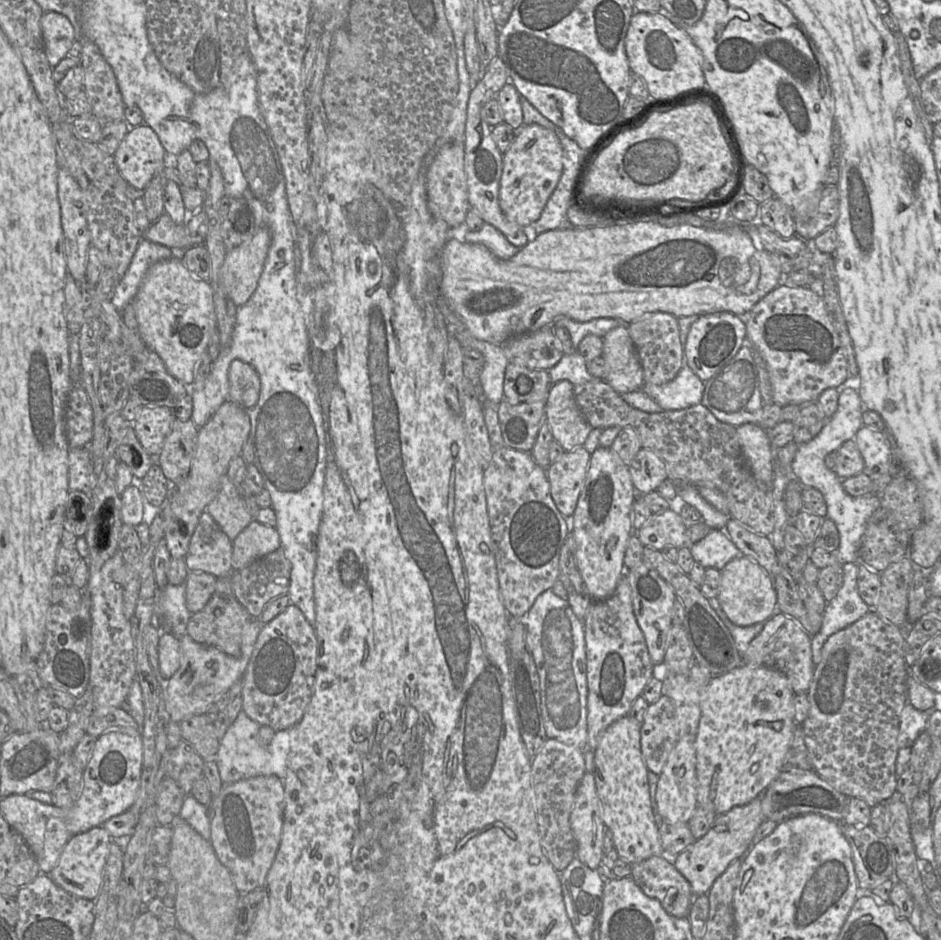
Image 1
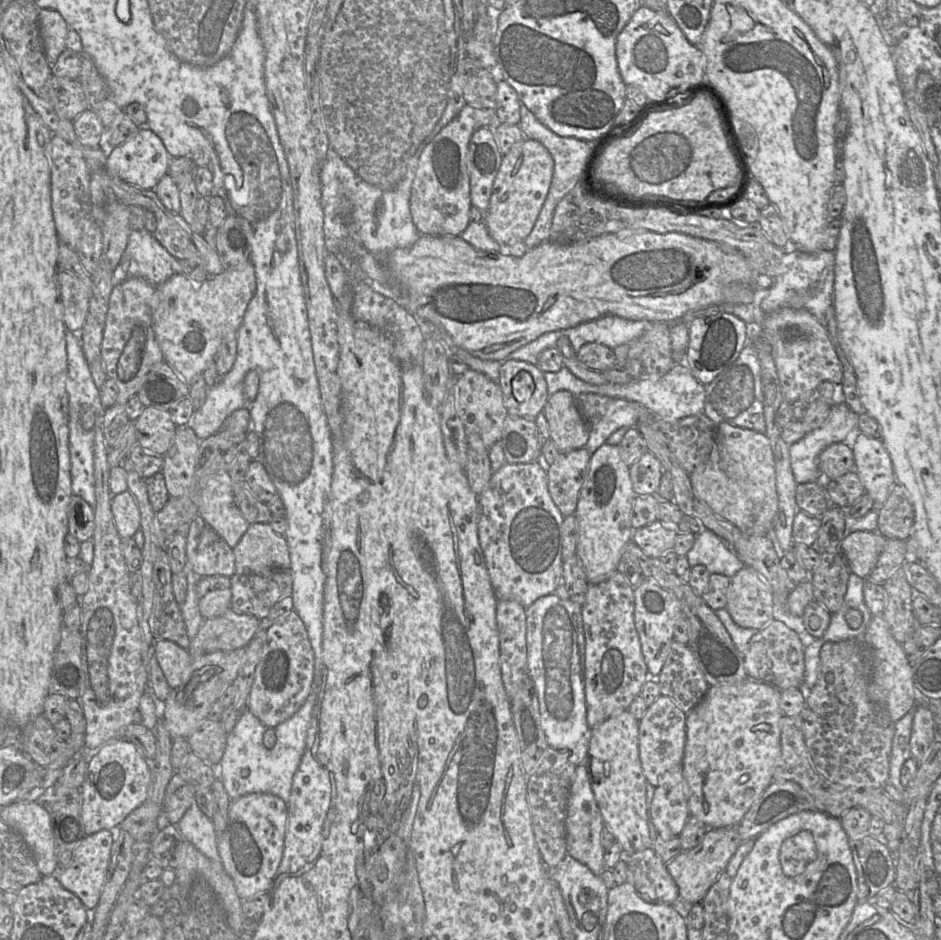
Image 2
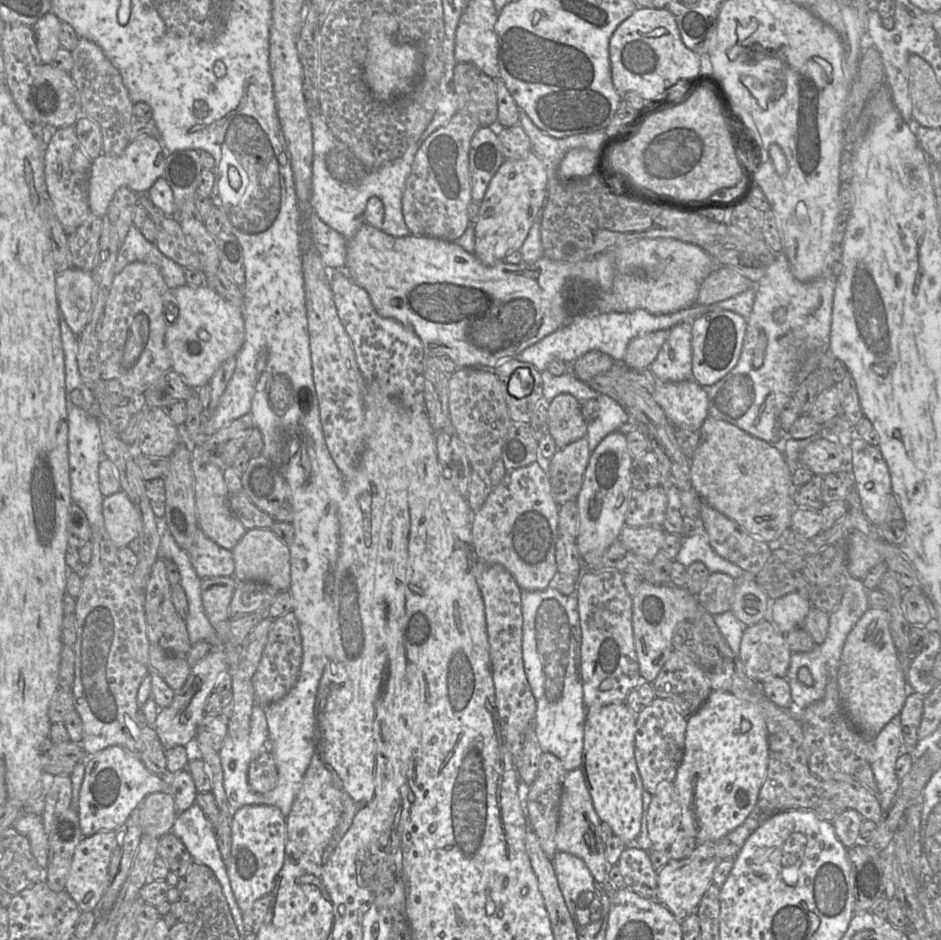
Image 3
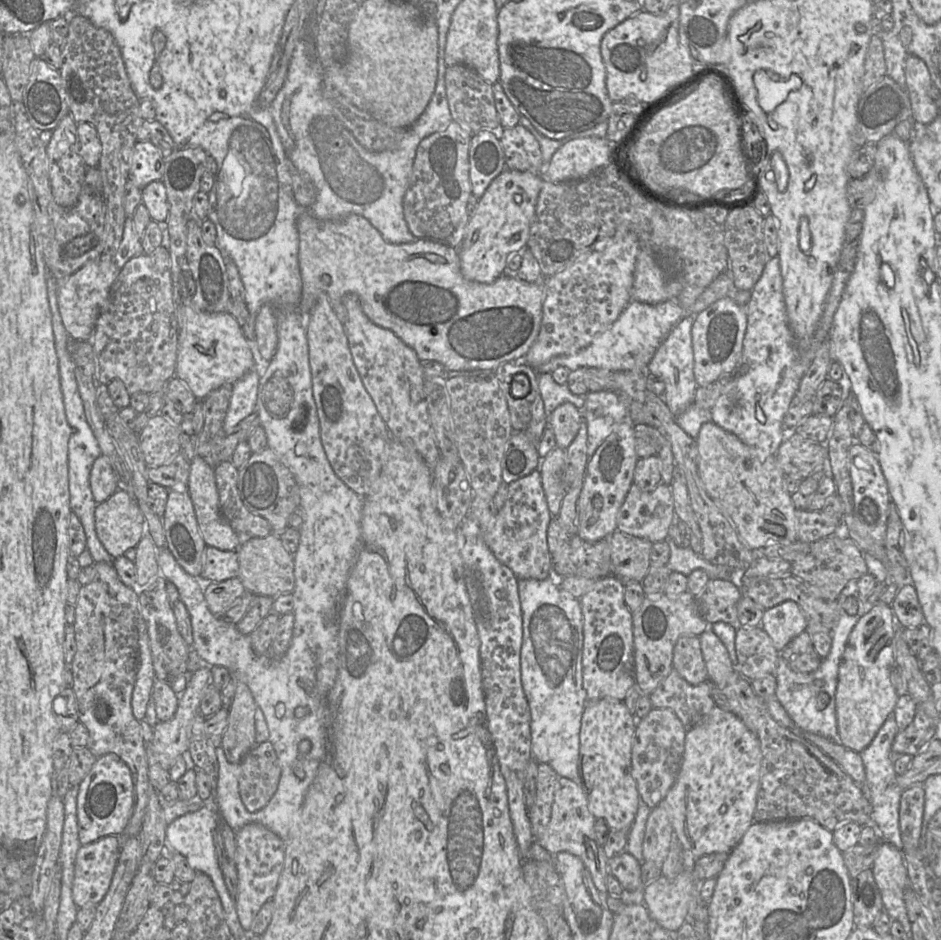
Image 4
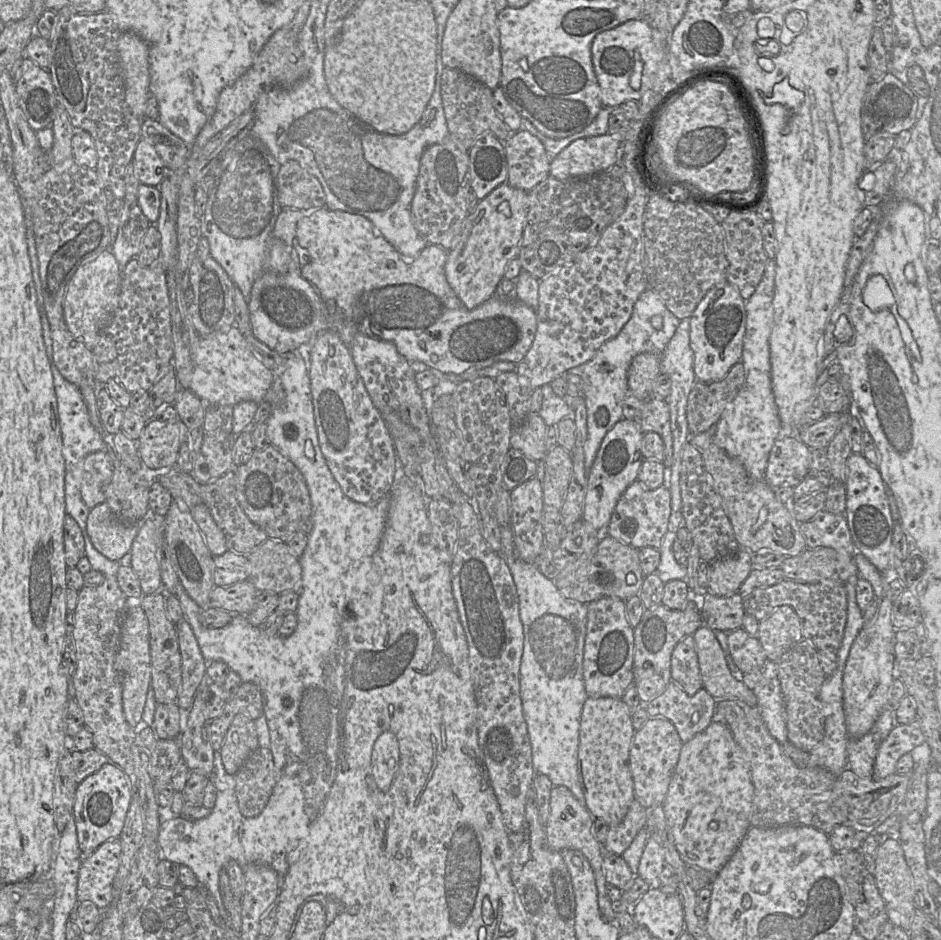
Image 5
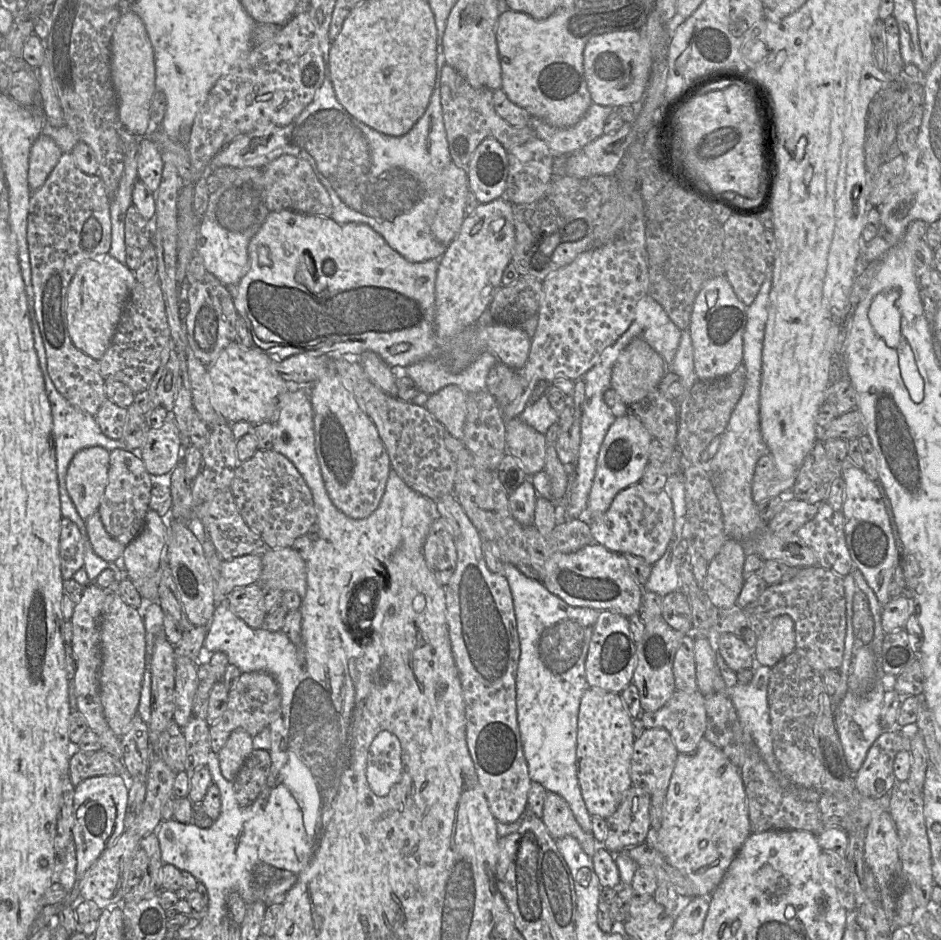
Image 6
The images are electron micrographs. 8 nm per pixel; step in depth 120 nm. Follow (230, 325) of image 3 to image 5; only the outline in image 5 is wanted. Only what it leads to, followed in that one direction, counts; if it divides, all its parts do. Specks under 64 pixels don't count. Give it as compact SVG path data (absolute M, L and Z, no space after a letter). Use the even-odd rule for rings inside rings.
M234 325L227 332L197 336L197 347L192 354L193 374L189 389L204 403L236 405L242 401L263 401L273 382L273 373L252 352L246 337Z

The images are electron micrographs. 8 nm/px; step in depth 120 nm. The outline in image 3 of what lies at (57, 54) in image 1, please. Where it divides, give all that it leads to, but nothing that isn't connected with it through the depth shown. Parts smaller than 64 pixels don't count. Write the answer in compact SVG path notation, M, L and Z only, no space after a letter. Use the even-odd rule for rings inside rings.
M48 12L32 26L42 64L51 64L61 47L59 42L61 24L62 21L56 15Z

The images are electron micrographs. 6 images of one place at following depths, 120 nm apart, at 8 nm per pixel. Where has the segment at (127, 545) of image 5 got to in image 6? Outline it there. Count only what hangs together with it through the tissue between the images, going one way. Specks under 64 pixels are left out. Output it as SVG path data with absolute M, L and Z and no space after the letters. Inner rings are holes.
M98 512L89 516L85 523L88 541L95 554L107 562L116 561L126 546L107 533Z

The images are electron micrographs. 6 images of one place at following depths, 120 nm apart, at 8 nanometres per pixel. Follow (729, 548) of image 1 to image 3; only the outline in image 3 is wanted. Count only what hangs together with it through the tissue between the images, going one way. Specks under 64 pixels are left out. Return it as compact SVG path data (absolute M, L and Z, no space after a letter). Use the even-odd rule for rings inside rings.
M700 519L696 520L696 527L693 531L683 535L681 548L675 559L685 567L694 562L702 562L710 574L721 572L735 580L742 578L746 574L743 569L714 552Z

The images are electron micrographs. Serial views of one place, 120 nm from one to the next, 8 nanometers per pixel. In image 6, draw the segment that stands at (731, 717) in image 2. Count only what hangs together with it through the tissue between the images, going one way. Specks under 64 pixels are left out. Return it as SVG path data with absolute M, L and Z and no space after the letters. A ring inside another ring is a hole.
M704 737L701 738L697 749L693 753L678 753L676 763L665 795L661 826L659 829L654 829L650 827L645 842L650 847L660 852L671 866L680 870L688 877L688 879L692 882L694 887L694 897L711 895L711 893L722 880L725 872L727 871L737 852L739 851L739 849L744 844L744 842L750 834L751 831L749 822L748 801L740 769L737 768L734 764L732 764L728 757L719 748L717 748L714 744L709 742Z

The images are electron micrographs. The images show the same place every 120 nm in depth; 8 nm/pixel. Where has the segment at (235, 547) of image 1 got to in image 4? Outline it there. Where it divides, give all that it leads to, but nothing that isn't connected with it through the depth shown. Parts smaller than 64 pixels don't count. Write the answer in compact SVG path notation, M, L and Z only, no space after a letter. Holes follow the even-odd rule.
M272 532L262 538L251 538L238 547L237 553L238 578L247 592L270 598L275 598L284 593L292 593L295 585L294 558L283 545L279 533Z

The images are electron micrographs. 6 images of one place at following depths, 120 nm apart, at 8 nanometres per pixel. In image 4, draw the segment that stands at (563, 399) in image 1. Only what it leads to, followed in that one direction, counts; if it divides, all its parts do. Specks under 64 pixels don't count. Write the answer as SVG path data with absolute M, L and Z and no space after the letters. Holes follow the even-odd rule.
M572 403L559 405L548 417L548 427L552 429L556 439L556 446L566 450L575 439L581 421L582 412Z

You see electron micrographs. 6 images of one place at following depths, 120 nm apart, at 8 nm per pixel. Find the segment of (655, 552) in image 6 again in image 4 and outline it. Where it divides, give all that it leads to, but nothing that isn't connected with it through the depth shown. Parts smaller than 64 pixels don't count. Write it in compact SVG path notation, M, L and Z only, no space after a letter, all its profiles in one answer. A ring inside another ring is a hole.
M661 482L654 490L644 491L632 483L618 512L617 530L654 544L667 540L669 528L674 521L674 502L670 485Z

